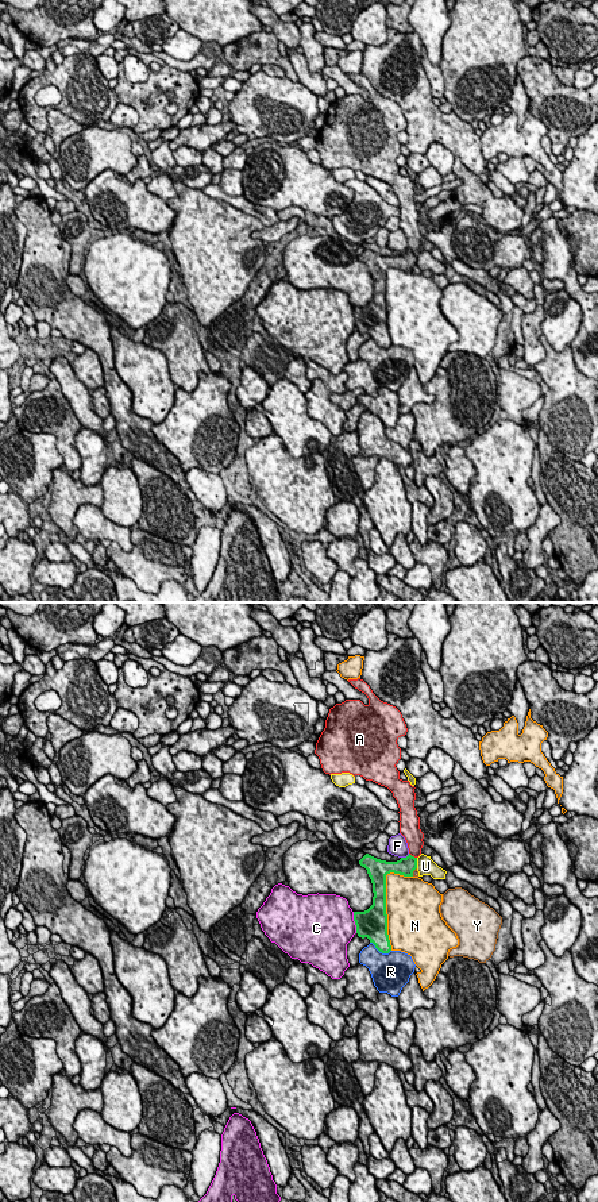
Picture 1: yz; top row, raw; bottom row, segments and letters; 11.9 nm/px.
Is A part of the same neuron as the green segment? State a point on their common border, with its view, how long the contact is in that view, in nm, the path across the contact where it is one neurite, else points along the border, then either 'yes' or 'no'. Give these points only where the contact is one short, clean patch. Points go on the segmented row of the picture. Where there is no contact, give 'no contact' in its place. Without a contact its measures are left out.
meets green in yz at (413, 856); contact 120 nm long; border along yz (409, 852), (416, 858); no

